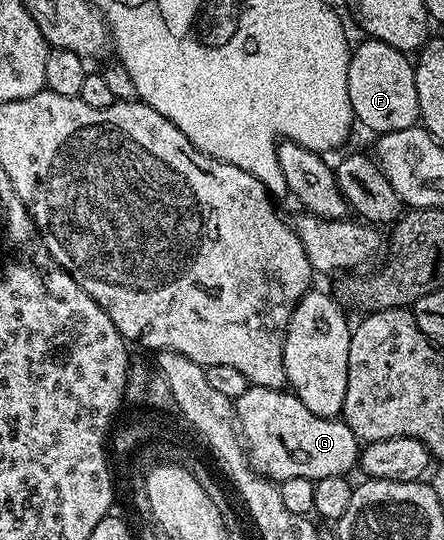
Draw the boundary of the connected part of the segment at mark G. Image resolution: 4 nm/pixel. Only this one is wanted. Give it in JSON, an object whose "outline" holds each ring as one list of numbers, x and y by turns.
{"outline":[[247,386,246,392,236,401,236,421,243,426,243,432,248,433,254,441,256,458,266,463,276,481,292,477,316,480,333,475,349,476,350,470,359,466,360,440,354,436,350,426,341,418,325,419,312,413,312,409,308,409,308,405,304,405,289,390]]}

